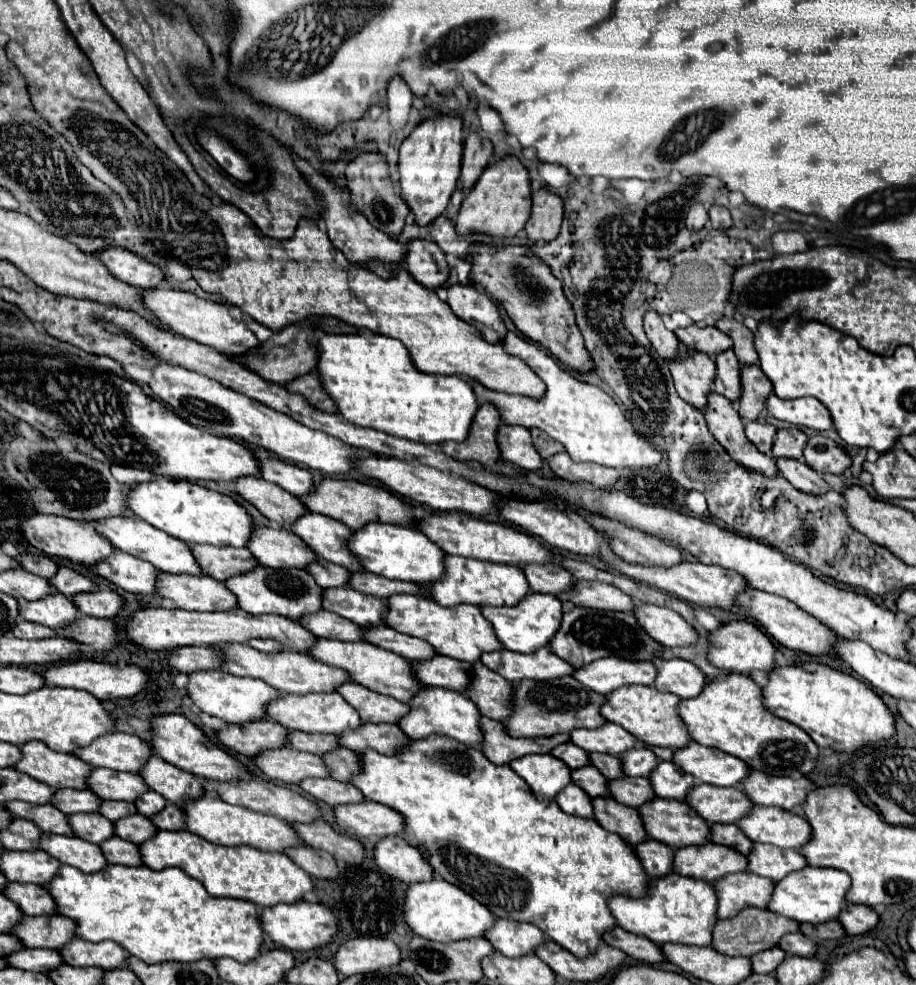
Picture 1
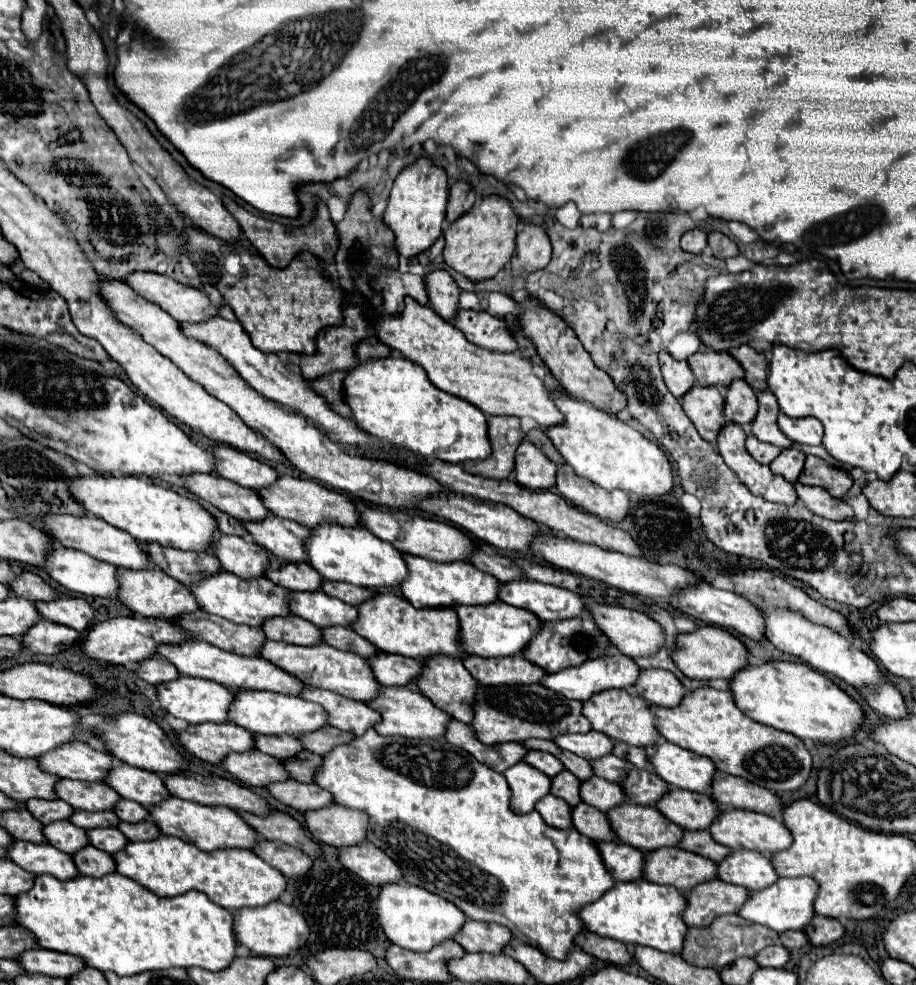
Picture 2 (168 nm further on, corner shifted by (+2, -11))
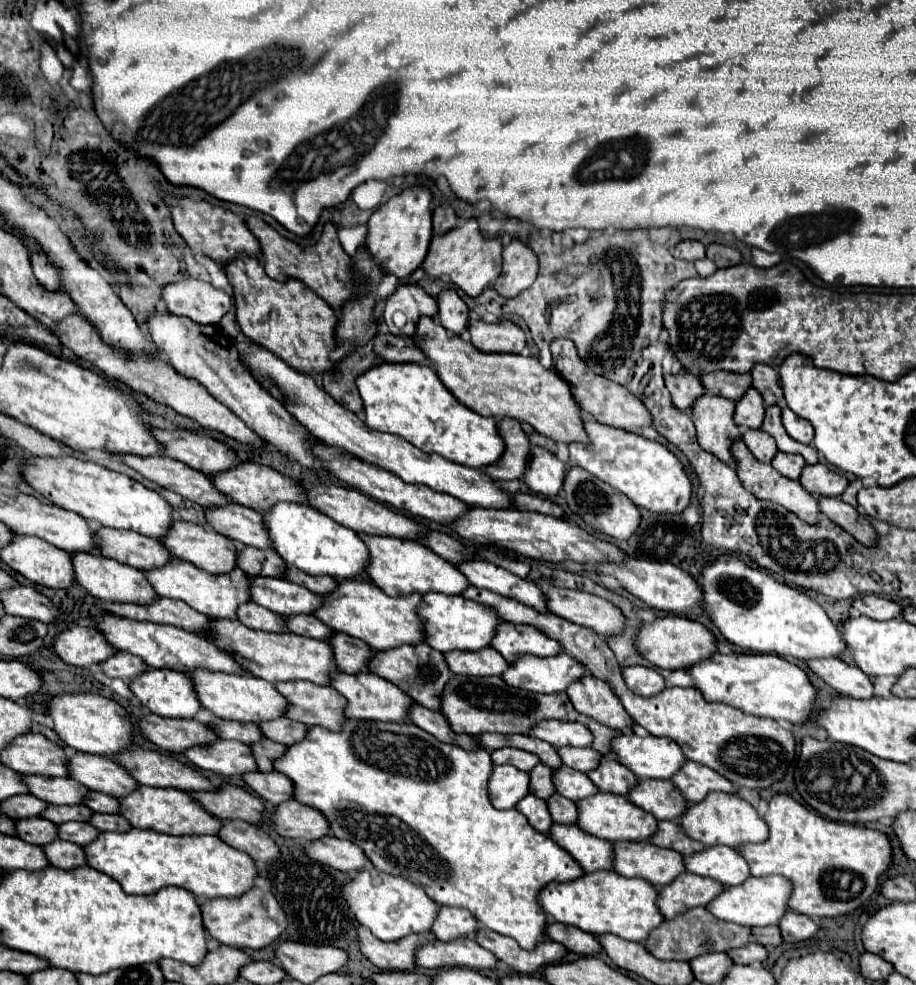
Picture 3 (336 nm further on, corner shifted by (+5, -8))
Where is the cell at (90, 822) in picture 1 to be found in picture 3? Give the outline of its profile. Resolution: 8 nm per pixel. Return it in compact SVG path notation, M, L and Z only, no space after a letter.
M33 817L25 821L17 821L17 837L33 845L49 845L59 839L59 827L43 817Z

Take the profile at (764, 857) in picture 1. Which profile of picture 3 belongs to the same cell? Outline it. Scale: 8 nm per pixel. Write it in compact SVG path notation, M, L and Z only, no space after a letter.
M727 845L707 847L703 853L695 853L685 857L687 871L703 877L711 877L727 887L741 885L751 877L749 863L745 857Z

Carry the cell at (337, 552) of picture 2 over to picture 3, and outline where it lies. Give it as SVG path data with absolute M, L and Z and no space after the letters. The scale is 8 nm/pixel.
M279 503L271 511L263 513L267 529L271 533L271 541L275 551L285 559L287 565L297 567L309 575L329 575L337 581L357 579L367 571L371 563L371 555L359 533L339 525L325 513L311 509L301 503Z

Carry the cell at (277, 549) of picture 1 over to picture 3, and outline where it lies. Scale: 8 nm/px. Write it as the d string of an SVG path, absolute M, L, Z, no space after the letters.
M177 521L169 529L163 545L173 557L189 561L207 573L227 573L237 567L237 547L215 529L189 521Z

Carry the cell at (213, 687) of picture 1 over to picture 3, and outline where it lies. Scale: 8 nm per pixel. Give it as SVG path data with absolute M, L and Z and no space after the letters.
M149 669L149 673L131 681L131 691L155 715L193 719L201 711L195 683L181 671Z

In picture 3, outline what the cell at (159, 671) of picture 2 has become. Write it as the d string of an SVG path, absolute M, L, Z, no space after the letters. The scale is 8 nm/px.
M119 651L113 657L109 657L107 661L101 663L101 667L103 667L105 675L119 677L123 681L133 681L141 673L149 671L149 665L141 657L135 657L135 655L125 653L125 651Z

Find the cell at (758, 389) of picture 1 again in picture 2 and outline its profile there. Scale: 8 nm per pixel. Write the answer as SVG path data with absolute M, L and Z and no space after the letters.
M770 390L768 392L758 392L758 404L760 404L758 416L752 422L752 426L750 426L752 434L758 440L768 442L768 444L774 444L778 448L792 448L792 440L786 438L782 434L782 430L778 428L778 424L776 424L778 402L774 400L774 394Z

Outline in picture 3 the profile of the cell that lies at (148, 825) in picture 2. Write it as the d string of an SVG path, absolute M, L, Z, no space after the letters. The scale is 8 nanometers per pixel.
M95 813L89 823L95 825L99 831L119 831L119 833L125 833L125 831L133 829L131 823L123 815L101 815L101 813Z

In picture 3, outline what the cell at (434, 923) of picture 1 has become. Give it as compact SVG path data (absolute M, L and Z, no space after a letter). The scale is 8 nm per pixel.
M375 867L363 869L355 873L355 877L351 877L345 887L345 899L349 901L349 907L361 921L361 925L369 927L371 933L381 941L397 941L411 933L431 931L439 909L439 905L435 905L435 901L427 897L427 893L419 885L403 877L381 873Z

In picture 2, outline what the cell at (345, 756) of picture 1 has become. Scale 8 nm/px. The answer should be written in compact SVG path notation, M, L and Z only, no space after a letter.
M302 750L294 760L284 760L282 764L286 766L286 772L290 778L298 782L314 782L314 774L322 764L322 756Z

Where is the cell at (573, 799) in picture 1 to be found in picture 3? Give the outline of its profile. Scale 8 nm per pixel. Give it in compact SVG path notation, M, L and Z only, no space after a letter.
M535 795L523 797L517 805L517 811L521 811L529 819L529 823L541 833L547 833L553 827L553 819L551 819L551 813L547 809L547 801L543 801Z

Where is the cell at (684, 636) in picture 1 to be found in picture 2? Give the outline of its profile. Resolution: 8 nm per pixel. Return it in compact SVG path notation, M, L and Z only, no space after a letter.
M590 602L586 606L586 612L594 618L594 622L600 628L600 632L604 632L604 636L610 640L610 644L614 644L618 648L620 654L626 654L630 658L634 658L634 656L650 656L650 654L658 652L658 648L664 644L664 632L660 628L660 624L654 622L652 618L648 618L640 610L630 610L630 608L624 608L624 606L608 606L608 604Z

